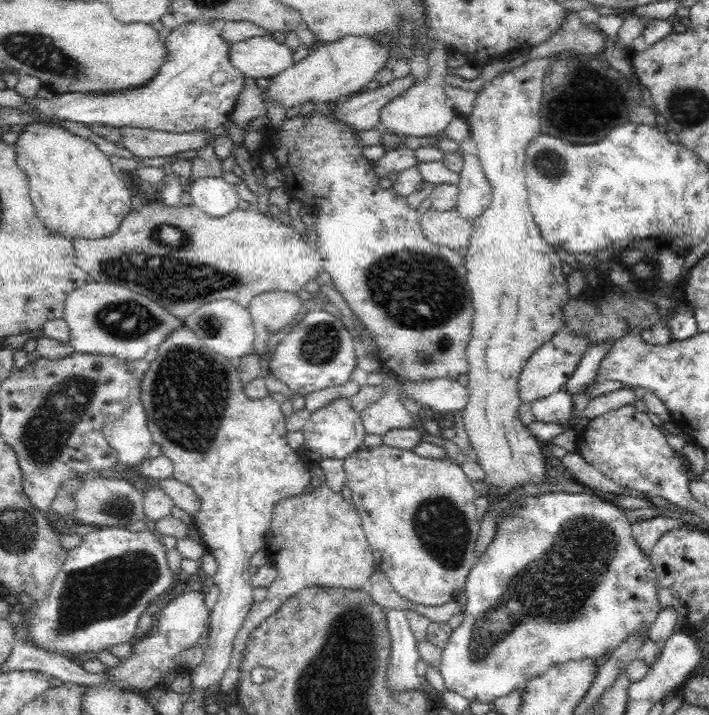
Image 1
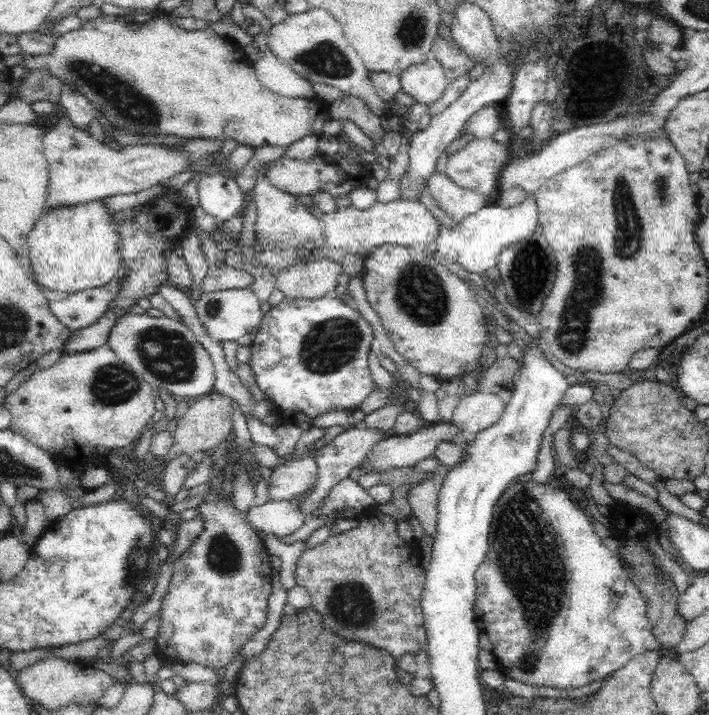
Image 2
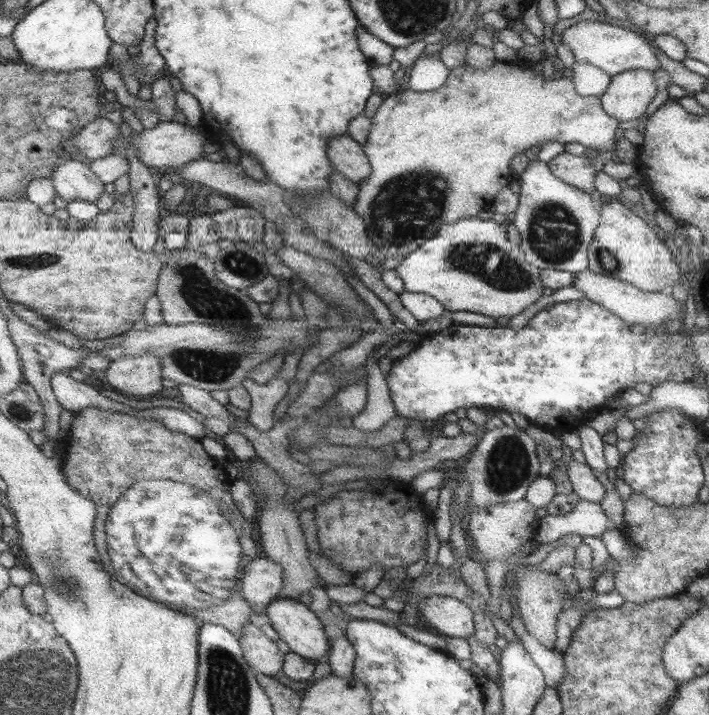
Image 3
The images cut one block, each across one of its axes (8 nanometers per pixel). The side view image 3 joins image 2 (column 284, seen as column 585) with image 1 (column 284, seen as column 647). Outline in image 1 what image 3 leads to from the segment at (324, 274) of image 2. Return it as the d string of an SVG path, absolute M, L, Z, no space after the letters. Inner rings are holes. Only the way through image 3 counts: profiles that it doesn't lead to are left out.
M264 292L252 299L247 307L255 329L255 340L250 354L260 355L266 352L269 336L292 322L303 306L303 299L292 292Z

